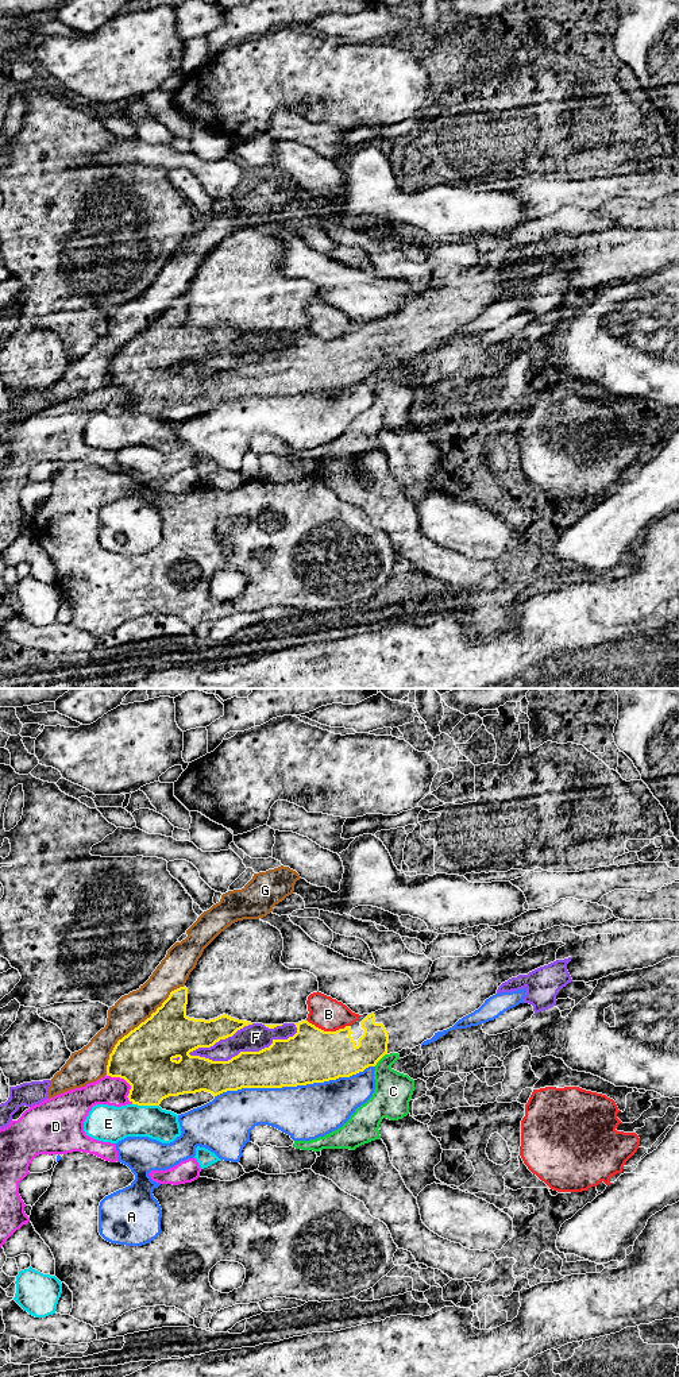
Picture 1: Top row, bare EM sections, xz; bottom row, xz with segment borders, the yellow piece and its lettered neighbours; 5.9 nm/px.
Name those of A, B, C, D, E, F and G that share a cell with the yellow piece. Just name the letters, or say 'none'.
none

